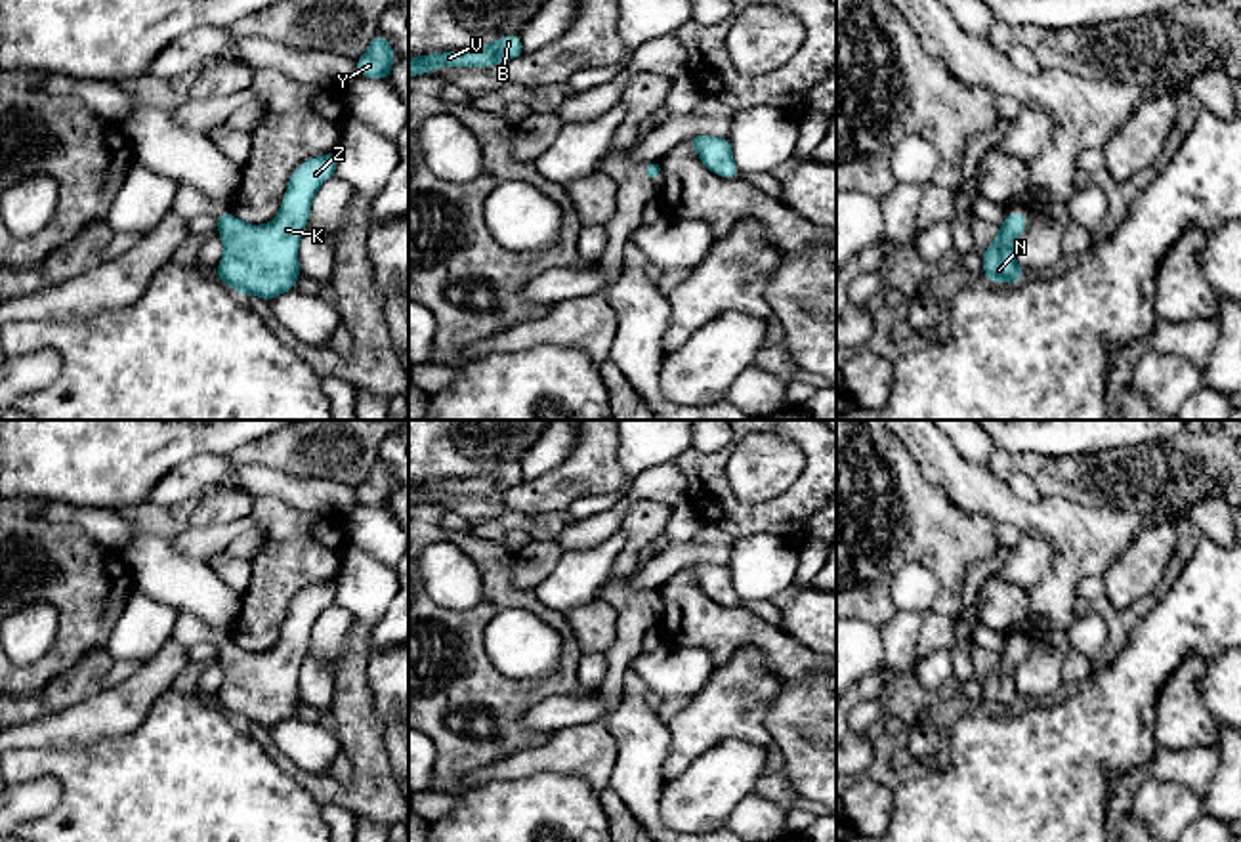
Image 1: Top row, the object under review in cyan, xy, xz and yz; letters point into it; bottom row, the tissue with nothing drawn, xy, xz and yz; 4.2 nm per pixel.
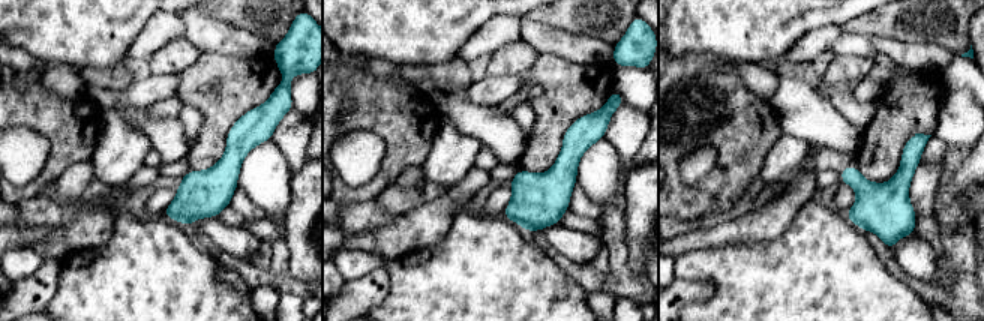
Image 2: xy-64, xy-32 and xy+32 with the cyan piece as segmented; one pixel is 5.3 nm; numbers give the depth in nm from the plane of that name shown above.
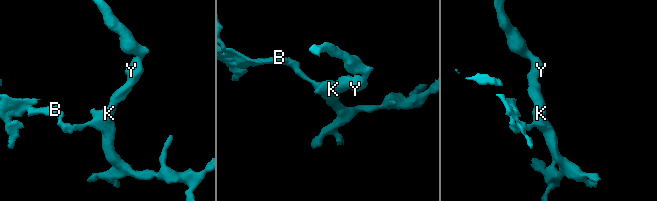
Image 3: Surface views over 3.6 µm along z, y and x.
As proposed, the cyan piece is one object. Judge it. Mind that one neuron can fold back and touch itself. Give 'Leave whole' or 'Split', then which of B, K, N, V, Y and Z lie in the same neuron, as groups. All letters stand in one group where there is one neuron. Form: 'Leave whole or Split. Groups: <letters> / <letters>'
Leave whole. Groups: B K N V Y Z

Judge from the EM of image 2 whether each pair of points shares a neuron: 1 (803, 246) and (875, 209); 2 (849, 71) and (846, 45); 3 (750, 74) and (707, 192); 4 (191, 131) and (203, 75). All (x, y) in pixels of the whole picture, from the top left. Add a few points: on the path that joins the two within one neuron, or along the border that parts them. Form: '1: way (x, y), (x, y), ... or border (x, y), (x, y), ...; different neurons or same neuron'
1: border (845, 215), (864, 231); different neurons
2: border (834, 54), (860, 54), (873, 60); different neurons
3: border (735, 63), (738, 77), (768, 102); different neurons
4: border (185, 104), (203, 117), (200, 135), (192, 143); different neurons

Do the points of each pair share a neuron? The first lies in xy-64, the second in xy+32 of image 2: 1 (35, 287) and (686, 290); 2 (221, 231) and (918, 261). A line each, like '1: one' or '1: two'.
1: one
2: one

